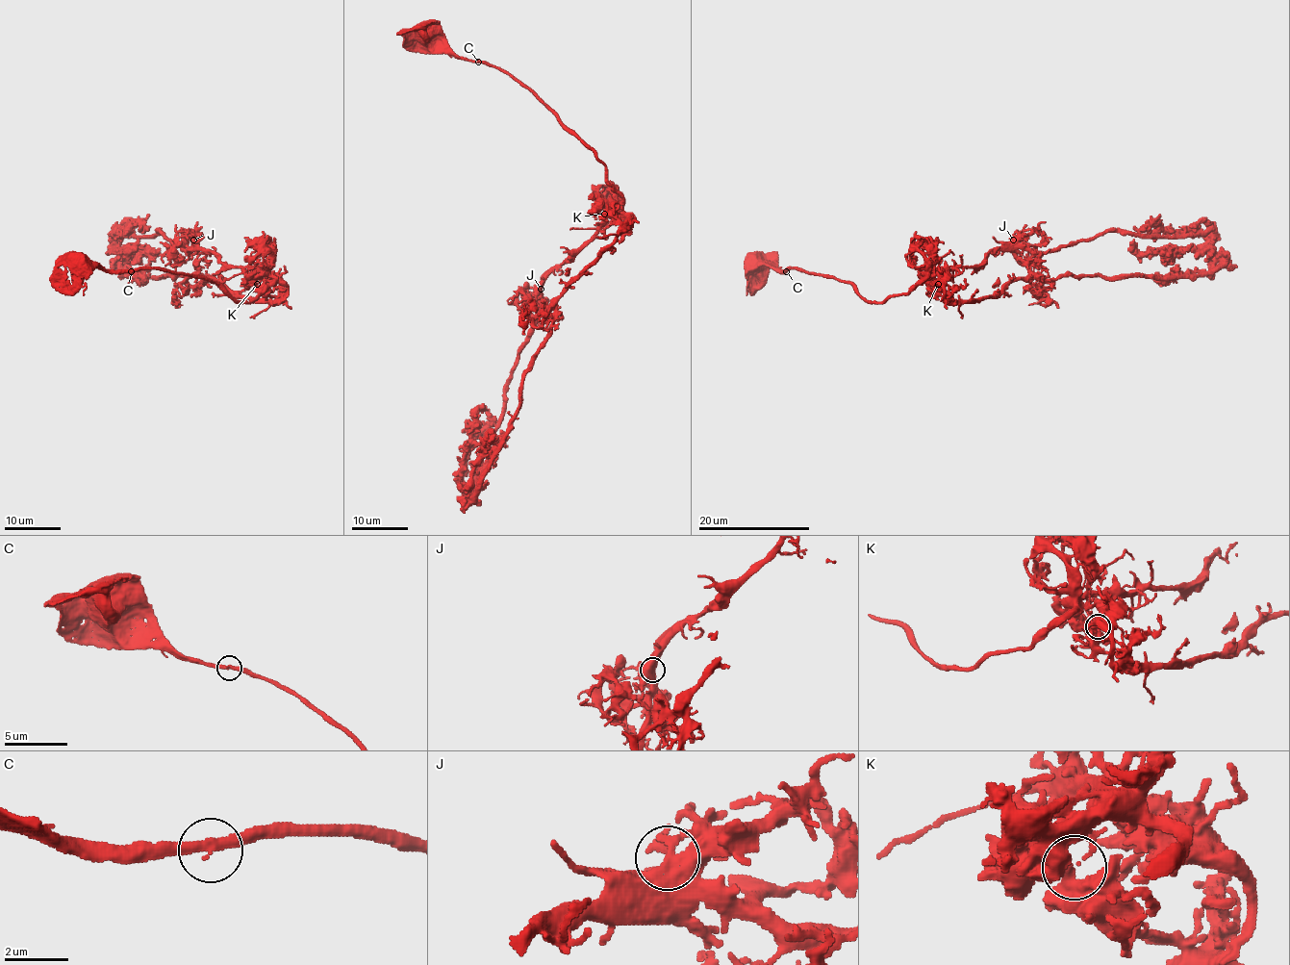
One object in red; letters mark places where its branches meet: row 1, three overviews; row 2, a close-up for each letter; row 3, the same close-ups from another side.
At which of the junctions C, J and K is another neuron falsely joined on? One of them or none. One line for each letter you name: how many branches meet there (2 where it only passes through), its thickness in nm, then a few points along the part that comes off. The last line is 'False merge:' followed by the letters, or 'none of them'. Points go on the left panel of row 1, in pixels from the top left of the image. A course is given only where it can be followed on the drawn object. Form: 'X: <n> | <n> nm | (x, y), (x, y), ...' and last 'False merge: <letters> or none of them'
K: 2 | 360 nm | (257, 284), (275, 298), (250, 301), (221, 280), (200, 276), (147, 277), (123, 271), (127, 252), (152, 252)
False merge: K

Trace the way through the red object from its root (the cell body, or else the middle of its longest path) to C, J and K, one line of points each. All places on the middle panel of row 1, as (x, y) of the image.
C: (424, 29), (428, 29), (456, 55), (479, 62)
J: (424, 29), (456, 57), (487, 62), (519, 80), (594, 151), (604, 165), (606, 181), (622, 199), (541, 289)
K: (424, 29), (456, 57), (483, 61), (513, 75), (594, 151), (604, 165), (606, 181), (622, 199), (604, 213)

